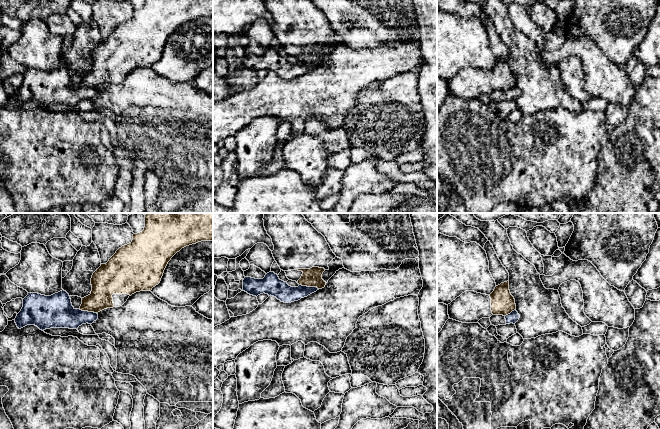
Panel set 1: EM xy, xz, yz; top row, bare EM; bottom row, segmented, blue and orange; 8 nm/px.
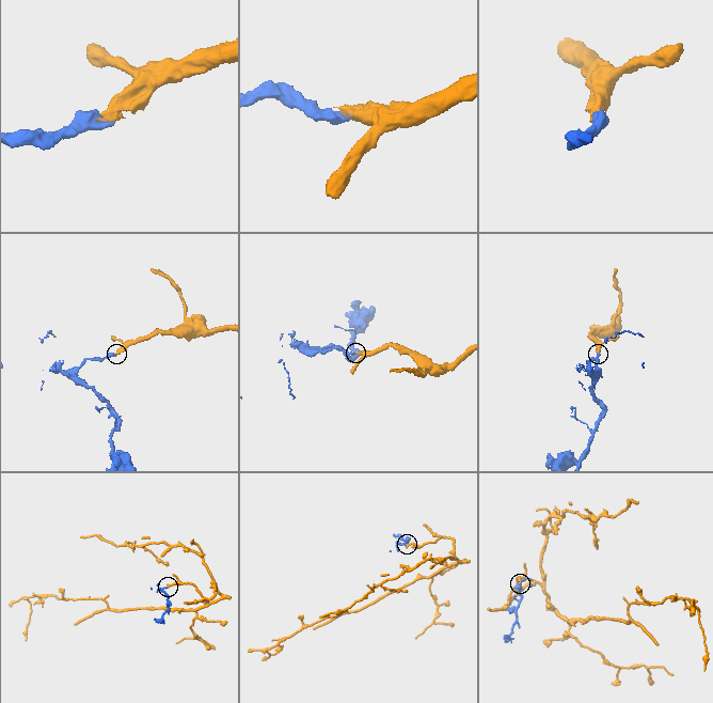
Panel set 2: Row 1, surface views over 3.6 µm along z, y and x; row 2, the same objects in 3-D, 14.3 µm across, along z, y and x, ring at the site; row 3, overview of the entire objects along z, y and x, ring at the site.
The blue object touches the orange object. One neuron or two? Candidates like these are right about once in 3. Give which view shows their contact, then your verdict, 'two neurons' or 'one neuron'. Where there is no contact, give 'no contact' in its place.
contact in xz; two neurons

